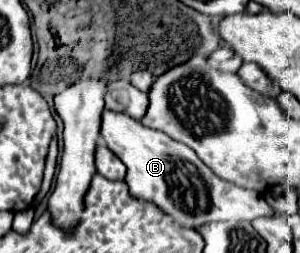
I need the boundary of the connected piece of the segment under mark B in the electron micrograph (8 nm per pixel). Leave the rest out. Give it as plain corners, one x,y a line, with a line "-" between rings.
104,109
100,131
104,145
128,167
126,183
130,193
158,205
180,227
198,229
210,221
252,221
256,217
276,215
276,211
266,203
262,195
216,177
190,147
170,139
166,133
144,127
140,121
128,117
126,113

